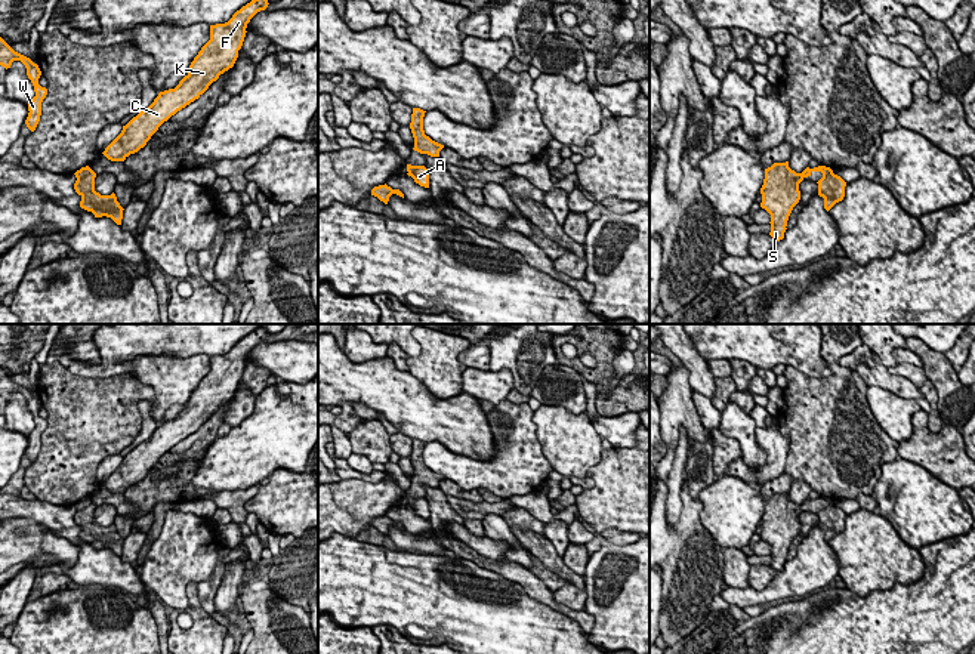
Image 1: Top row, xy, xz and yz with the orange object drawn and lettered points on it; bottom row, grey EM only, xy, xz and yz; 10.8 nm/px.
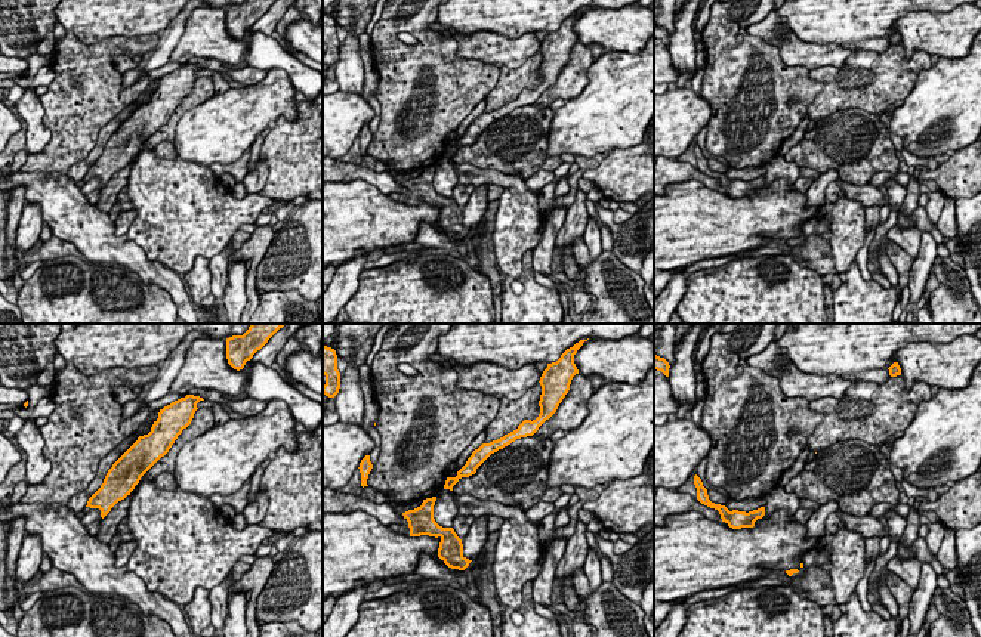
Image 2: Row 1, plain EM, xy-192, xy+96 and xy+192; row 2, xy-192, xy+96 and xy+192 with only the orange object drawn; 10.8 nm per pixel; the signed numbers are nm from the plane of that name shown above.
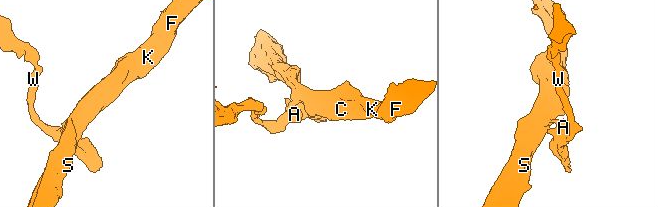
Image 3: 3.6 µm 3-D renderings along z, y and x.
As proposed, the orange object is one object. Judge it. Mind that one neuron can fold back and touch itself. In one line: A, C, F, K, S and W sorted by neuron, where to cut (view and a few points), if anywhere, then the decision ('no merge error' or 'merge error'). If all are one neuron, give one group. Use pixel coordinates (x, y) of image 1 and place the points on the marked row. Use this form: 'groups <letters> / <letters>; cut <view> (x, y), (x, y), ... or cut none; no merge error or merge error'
groups A W / C F K S; cut xy (92, 170), (77, 179); merge error

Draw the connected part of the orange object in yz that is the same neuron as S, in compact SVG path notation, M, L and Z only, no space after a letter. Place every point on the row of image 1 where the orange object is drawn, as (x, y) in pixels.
M789 161L774 163L771 167L765 169L765 179L760 188L760 207L771 215L769 235L775 241L784 238L789 216L800 200L799 183L811 176L812 172L821 172L823 176L827 176L833 170L826 166L818 166L814 169L806 167L802 173L796 173L789 167Z

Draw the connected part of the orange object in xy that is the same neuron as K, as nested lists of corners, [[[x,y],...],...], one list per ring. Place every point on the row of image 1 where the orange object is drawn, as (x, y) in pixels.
[[[252,0],[225,24],[210,25],[210,40],[189,65],[175,89],[160,92],[154,102],[133,117],[102,152],[111,161],[124,161],[146,145],[158,127],[198,99],[220,74],[234,67],[250,19],[268,7],[268,0]]]

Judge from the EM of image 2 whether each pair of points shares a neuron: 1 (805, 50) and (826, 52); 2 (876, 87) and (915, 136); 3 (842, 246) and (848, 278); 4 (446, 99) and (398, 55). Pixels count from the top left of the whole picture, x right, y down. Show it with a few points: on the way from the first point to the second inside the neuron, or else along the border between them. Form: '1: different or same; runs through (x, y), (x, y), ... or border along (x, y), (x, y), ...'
1: same; runs through (810, 50), (821, 52)
2: different; border along (922, 70), (915, 87), (903, 99)
3: different; border along (853, 260), (839, 275)
4: same; runs through (434, 87), (432, 83), (426, 83), (410, 67)

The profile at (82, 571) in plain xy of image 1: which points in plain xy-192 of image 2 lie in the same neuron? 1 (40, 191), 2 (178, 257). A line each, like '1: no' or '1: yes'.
1: yes
2: no

